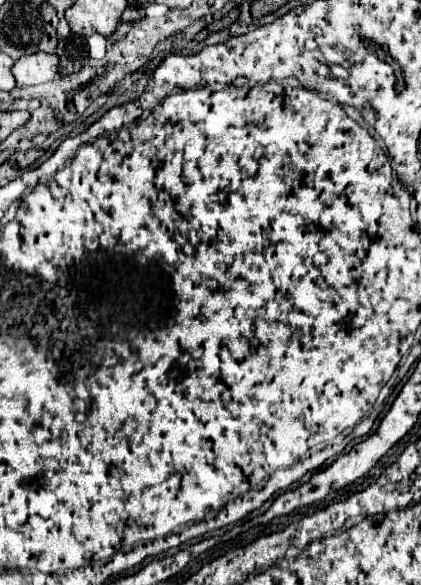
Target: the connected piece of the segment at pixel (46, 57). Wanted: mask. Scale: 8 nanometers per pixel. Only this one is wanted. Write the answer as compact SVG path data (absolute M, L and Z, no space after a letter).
M34 53L34 55L22 55L14 67L12 73L16 77L18 87L30 87L40 85L56 77L58 73L58 55L56 53Z

